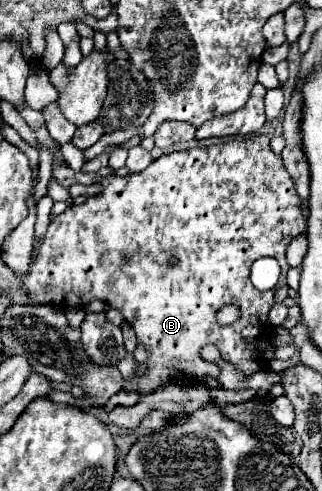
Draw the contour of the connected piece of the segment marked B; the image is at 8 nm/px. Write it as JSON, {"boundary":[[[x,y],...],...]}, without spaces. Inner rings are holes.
{"boundary":[[[258,135],[254,139],[246,139],[246,141],[230,141],[230,143],[220,143],[220,145],[212,145],[212,147],[192,147],[192,149],[182,149],[182,151],[174,151],[174,153],[166,153],[158,159],[154,159],[142,173],[138,175],[126,175],[126,177],[116,177],[116,175],[106,175],[102,177],[100,181],[96,181],[102,191],[98,195],[92,195],[90,199],[86,199],[82,205],[76,205],[76,207],[68,207],[62,215],[58,215],[50,225],[48,225],[48,231],[42,239],[36,241],[36,255],[32,257],[30,261],[30,269],[28,273],[16,273],[22,289],[26,291],[28,299],[32,305],[52,305],[56,309],[66,309],[66,307],[86,307],[88,303],[100,299],[104,301],[108,307],[112,309],[118,309],[124,319],[128,321],[128,325],[134,329],[136,337],[138,337],[138,347],[134,351],[134,359],[138,363],[146,363],[148,365],[148,373],[142,375],[140,379],[136,379],[134,383],[130,383],[130,389],[132,391],[140,391],[142,395],[154,391],[156,387],[160,387],[162,383],[166,383],[170,377],[178,375],[178,373],[184,373],[184,375],[194,375],[194,377],[204,377],[204,375],[210,375],[210,377],[218,377],[218,365],[212,363],[212,361],[204,361],[200,357],[200,351],[202,347],[206,345],[216,345],[222,359],[224,361],[230,361],[234,363],[240,371],[244,373],[254,373],[262,367],[262,359],[258,359],[258,341],[260,341],[260,333],[262,333],[262,327],[264,327],[264,337],[268,337],[270,329],[268,329],[268,311],[270,307],[274,305],[274,293],[276,289],[284,287],[286,285],[286,271],[288,271],[288,263],[286,263],[286,245],[300,233],[306,231],[306,219],[302,215],[302,209],[300,209],[300,203],[302,199],[298,197],[296,189],[294,189],[294,183],[292,183],[292,177],[288,175],[286,167],[282,165],[282,159],[280,155],[274,155],[270,151],[270,139],[266,135]],[[260,257],[274,257],[280,267],[282,267],[282,275],[280,275],[280,281],[274,289],[270,291],[258,291],[252,283],[250,283],[250,267],[256,259]],[[170,259],[176,259],[170,267],[168,267],[168,261]],[[222,305],[238,305],[240,311],[242,311],[242,317],[238,323],[234,325],[226,325],[226,327],[220,327],[216,323],[216,311],[222,307]]]}

